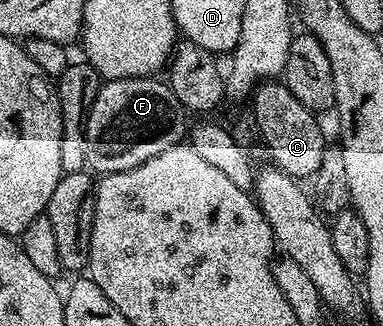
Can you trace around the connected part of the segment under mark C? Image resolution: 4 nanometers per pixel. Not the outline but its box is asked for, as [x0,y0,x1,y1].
[251,80,327,179]

